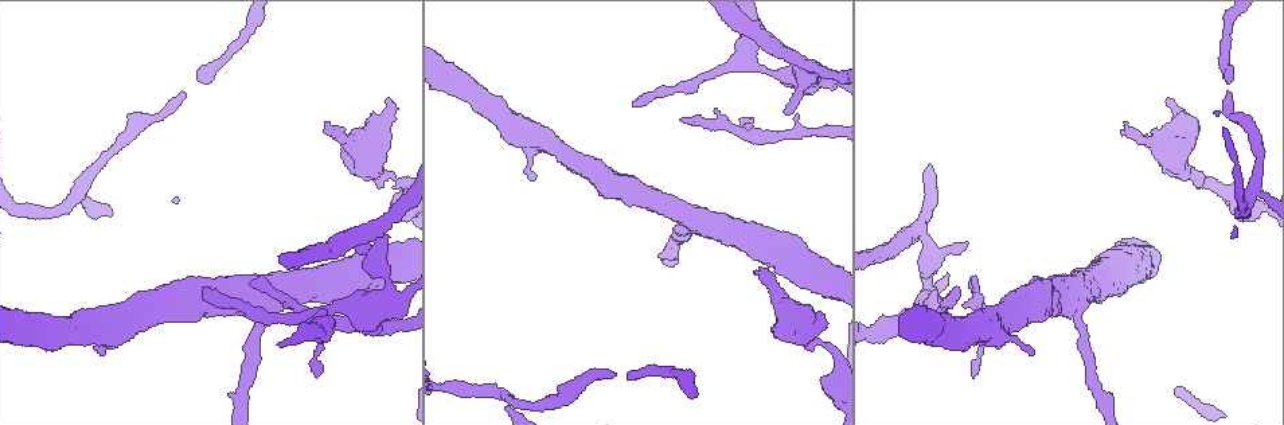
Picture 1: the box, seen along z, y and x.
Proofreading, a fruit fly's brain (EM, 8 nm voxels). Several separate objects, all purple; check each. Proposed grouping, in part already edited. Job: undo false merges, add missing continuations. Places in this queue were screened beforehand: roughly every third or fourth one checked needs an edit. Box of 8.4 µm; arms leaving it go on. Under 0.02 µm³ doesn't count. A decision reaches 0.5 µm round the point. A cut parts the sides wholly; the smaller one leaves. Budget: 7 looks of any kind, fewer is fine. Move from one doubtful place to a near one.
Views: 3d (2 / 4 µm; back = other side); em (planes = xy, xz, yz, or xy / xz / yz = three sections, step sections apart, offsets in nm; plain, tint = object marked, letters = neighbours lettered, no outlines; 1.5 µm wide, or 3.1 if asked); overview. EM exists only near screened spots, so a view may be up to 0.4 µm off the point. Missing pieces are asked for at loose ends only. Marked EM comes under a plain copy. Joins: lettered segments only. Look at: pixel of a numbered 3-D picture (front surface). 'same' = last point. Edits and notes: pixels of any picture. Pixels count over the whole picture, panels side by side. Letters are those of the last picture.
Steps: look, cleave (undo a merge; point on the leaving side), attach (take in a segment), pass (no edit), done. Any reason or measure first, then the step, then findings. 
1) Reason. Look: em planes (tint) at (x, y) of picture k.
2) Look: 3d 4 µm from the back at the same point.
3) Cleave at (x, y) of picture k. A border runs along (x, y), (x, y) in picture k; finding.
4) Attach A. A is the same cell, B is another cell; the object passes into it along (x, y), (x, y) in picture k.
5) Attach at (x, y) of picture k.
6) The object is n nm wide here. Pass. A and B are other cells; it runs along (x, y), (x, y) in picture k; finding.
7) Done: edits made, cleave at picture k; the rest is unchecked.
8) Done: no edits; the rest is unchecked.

An open end. Look: 3d 2 µm at (1125, 123) of picture 1.

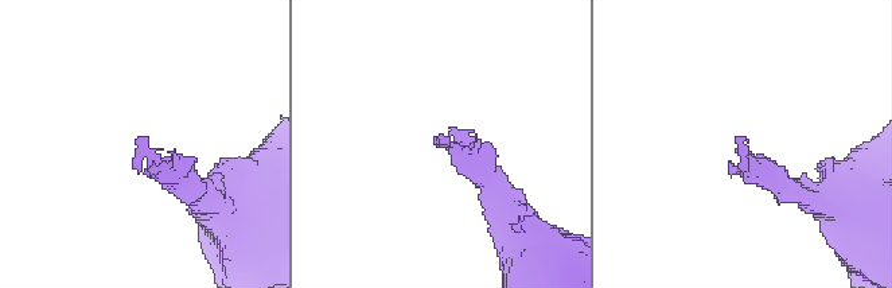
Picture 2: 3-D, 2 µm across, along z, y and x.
Look: em planes (letters) at (738, 140) of picture 2.

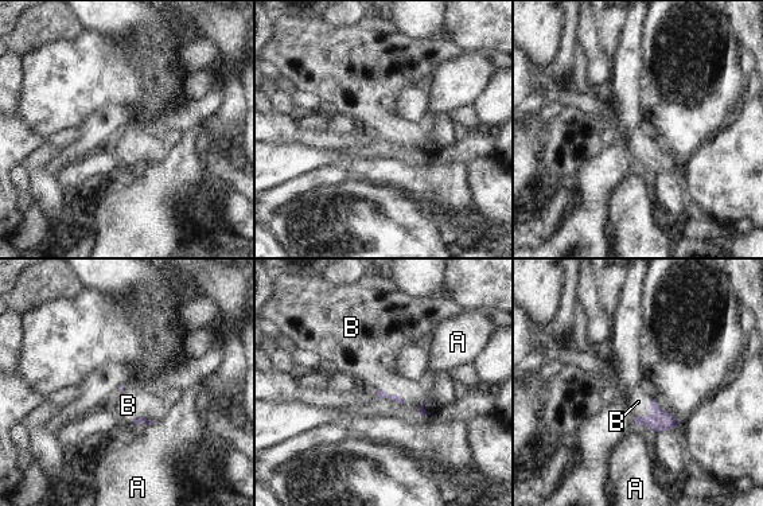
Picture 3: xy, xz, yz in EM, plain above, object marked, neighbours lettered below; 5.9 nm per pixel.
Attach B. B is the same cell, A is another cell; the object passes into it along (658, 420), (650, 415), (638, 401) in picture 3; the neuron continues.

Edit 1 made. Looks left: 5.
Look: overview.

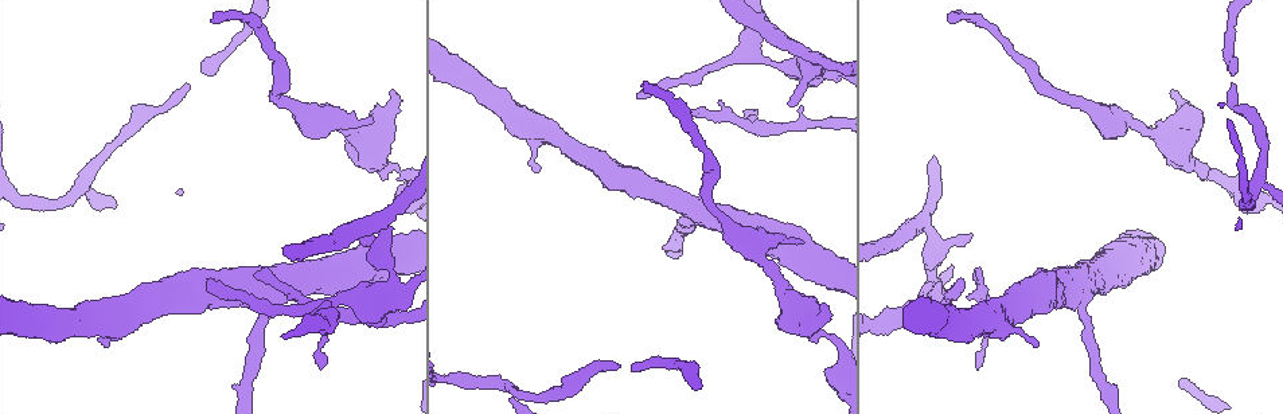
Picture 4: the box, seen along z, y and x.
Free end. Look: em planes (letters) at (617, 366) of picture 4.

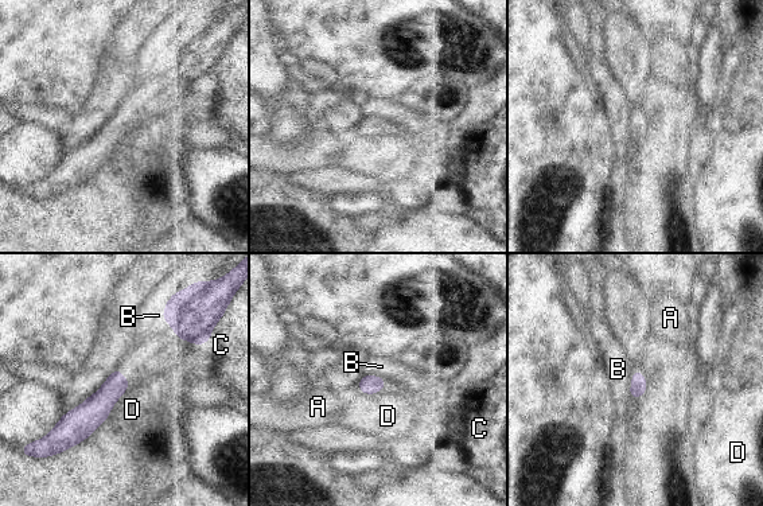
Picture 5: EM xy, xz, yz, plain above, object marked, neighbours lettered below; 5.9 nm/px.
Pass. A, B, C and D are other cells; it runs along (116, 373), (116, 385), (58, 434) in picture 5; no lettered segment goes on from it.

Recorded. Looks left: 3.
Tapers out. Look: 3d 4 µm at (253, 275) of picture 4.

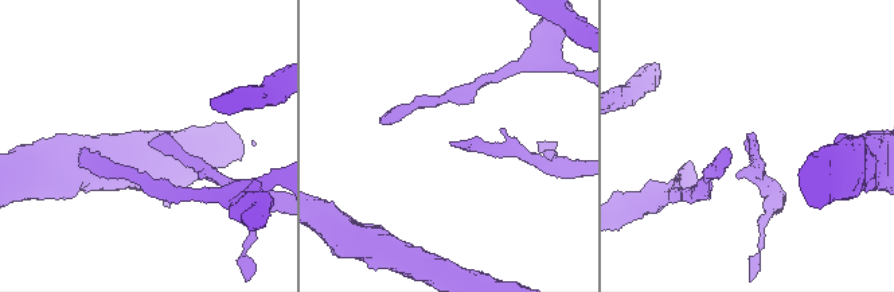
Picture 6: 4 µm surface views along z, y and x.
Need the tissue. Look: em planes (letters) at (751, 145) of picture 6.

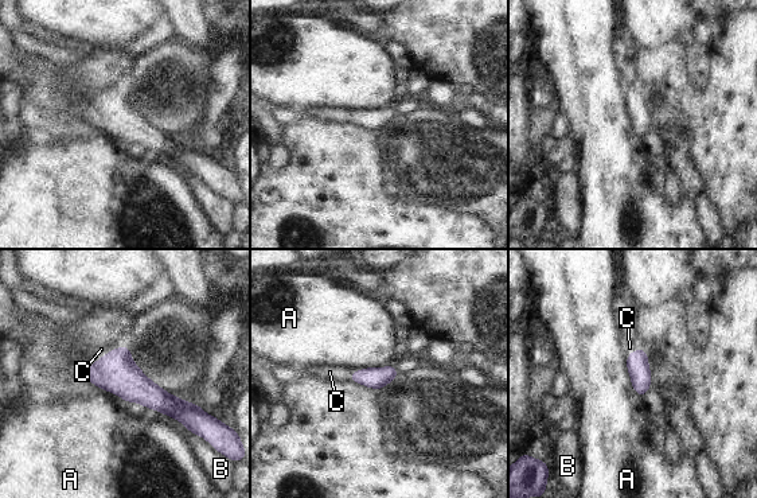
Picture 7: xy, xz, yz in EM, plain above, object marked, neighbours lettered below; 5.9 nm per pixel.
Attach C. C is the same cell, A and B are other cells; the object passes into it along (638, 365), (632, 353), (629, 347) in picture 7; the neuron continues.

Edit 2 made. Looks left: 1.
Done: edits made, attach at picture 3, attach at picture 7; the rest is unchecked.

